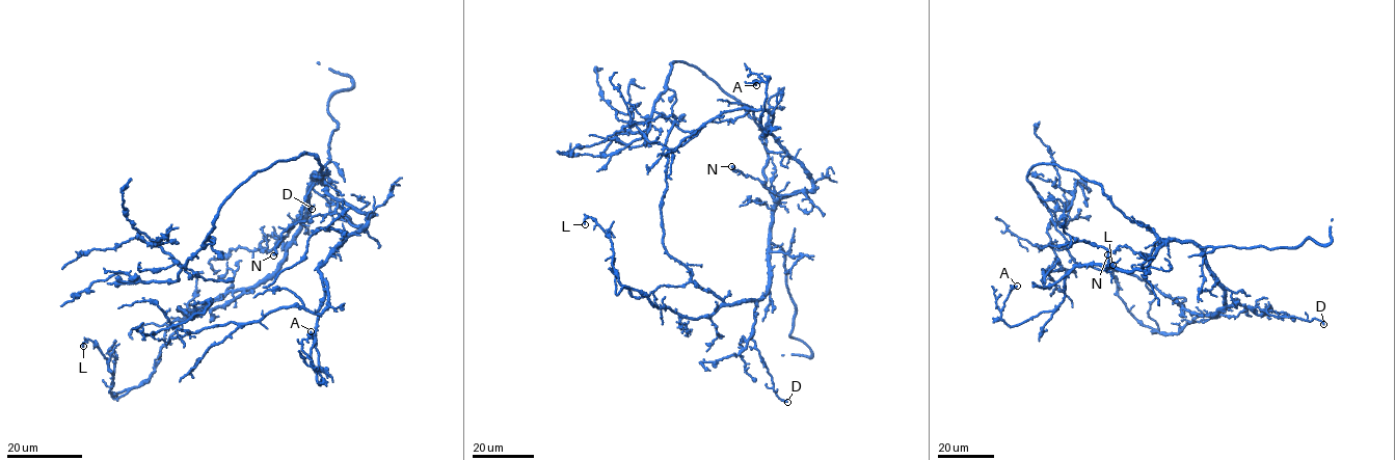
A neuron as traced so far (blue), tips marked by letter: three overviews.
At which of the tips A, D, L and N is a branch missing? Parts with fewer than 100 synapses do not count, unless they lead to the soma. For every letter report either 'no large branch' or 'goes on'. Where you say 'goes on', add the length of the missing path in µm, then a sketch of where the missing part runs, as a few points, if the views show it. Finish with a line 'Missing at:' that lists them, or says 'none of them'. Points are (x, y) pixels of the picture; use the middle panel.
A: no large branch
D: no large branch
L: no large branch
N: no large branch
Missing at: none of them

